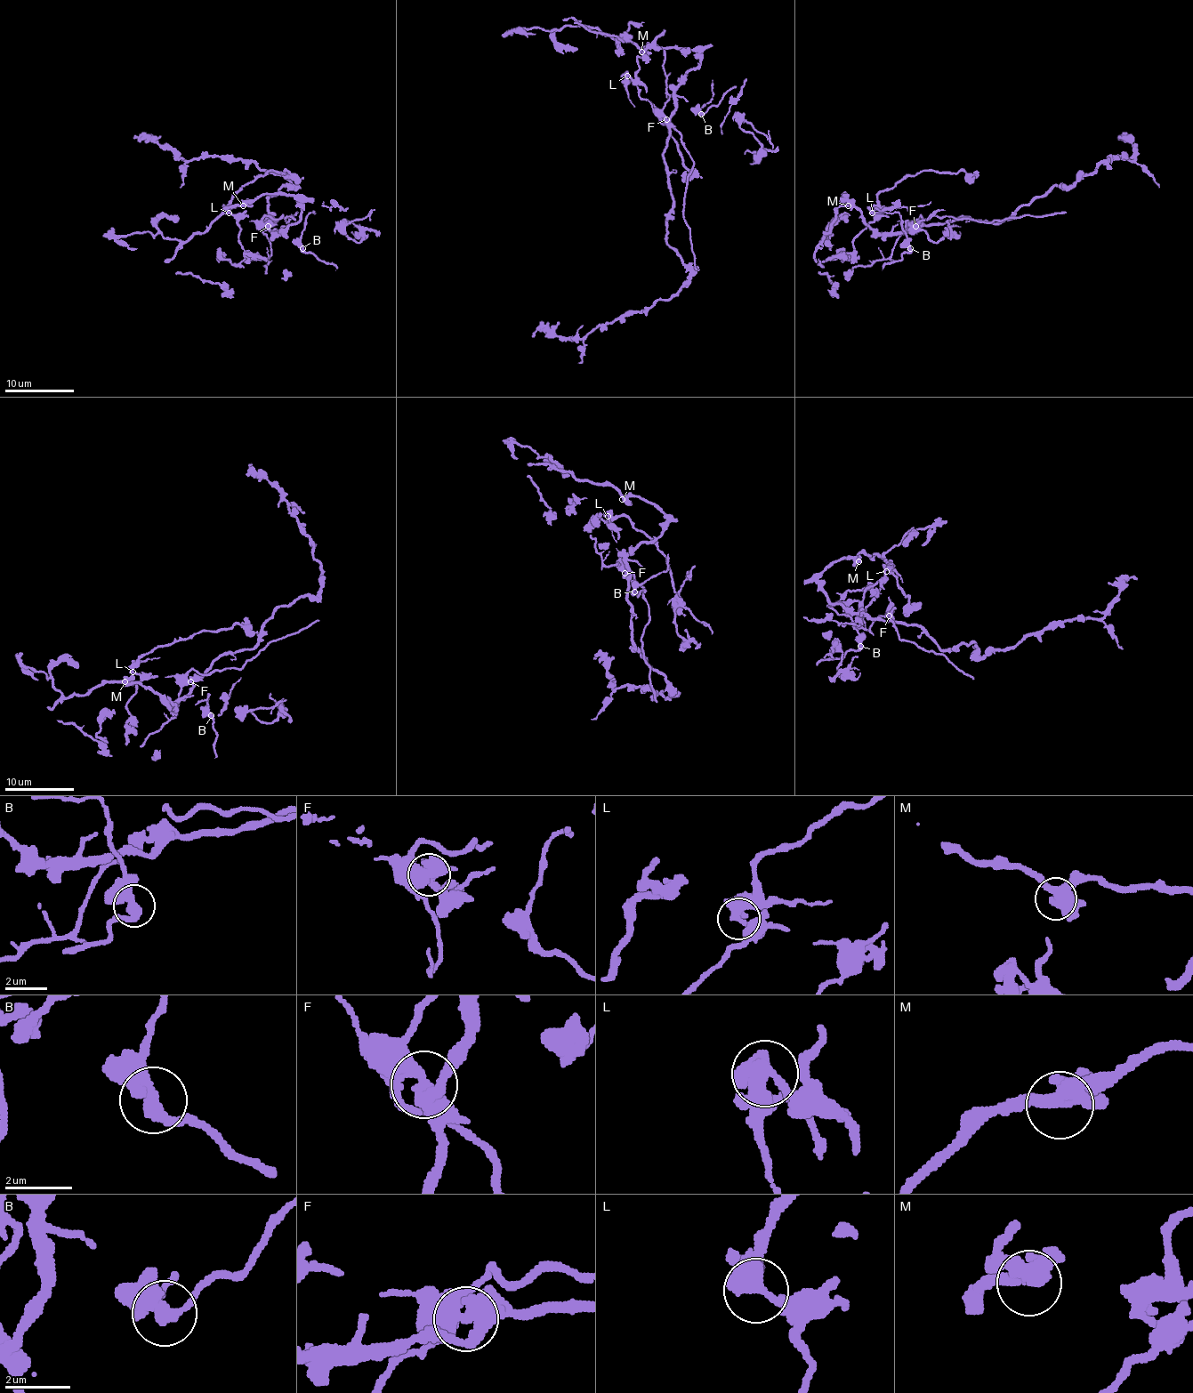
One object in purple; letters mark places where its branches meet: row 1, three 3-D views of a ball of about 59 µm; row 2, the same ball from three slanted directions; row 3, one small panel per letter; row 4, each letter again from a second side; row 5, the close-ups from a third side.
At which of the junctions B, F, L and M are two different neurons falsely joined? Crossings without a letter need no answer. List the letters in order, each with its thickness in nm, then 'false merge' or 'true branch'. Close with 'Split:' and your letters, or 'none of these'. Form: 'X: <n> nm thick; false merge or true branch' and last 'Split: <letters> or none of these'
B: 440 nm thick; true branch
F: 480 nm thick; false merge
L: 500 nm thick; true branch
M: 440 nm thick; true branch
Split: F

